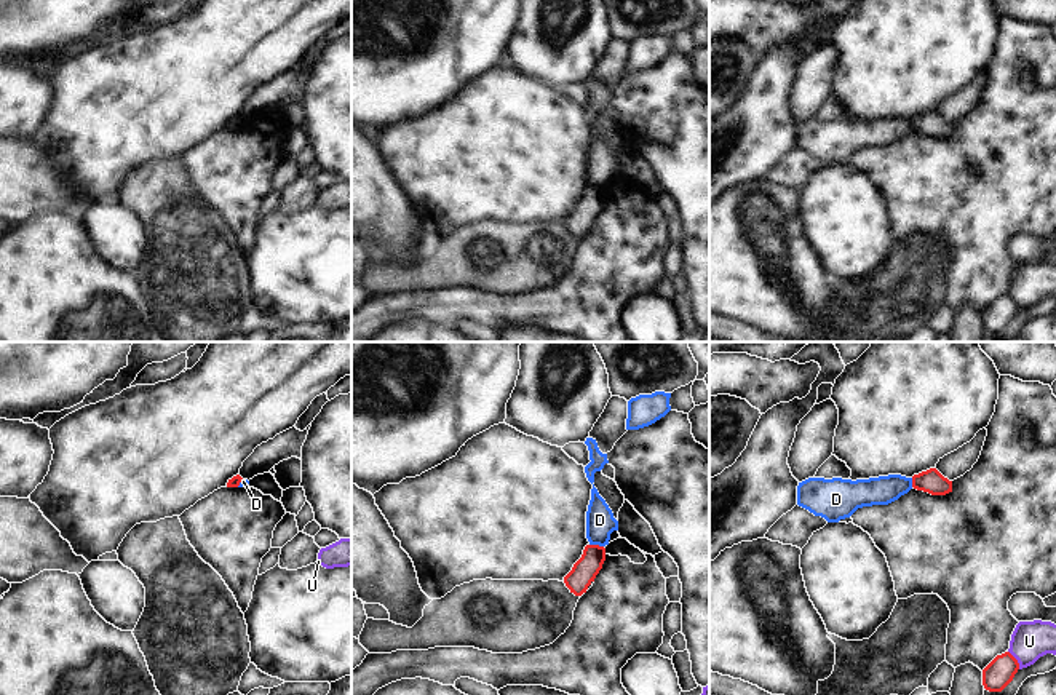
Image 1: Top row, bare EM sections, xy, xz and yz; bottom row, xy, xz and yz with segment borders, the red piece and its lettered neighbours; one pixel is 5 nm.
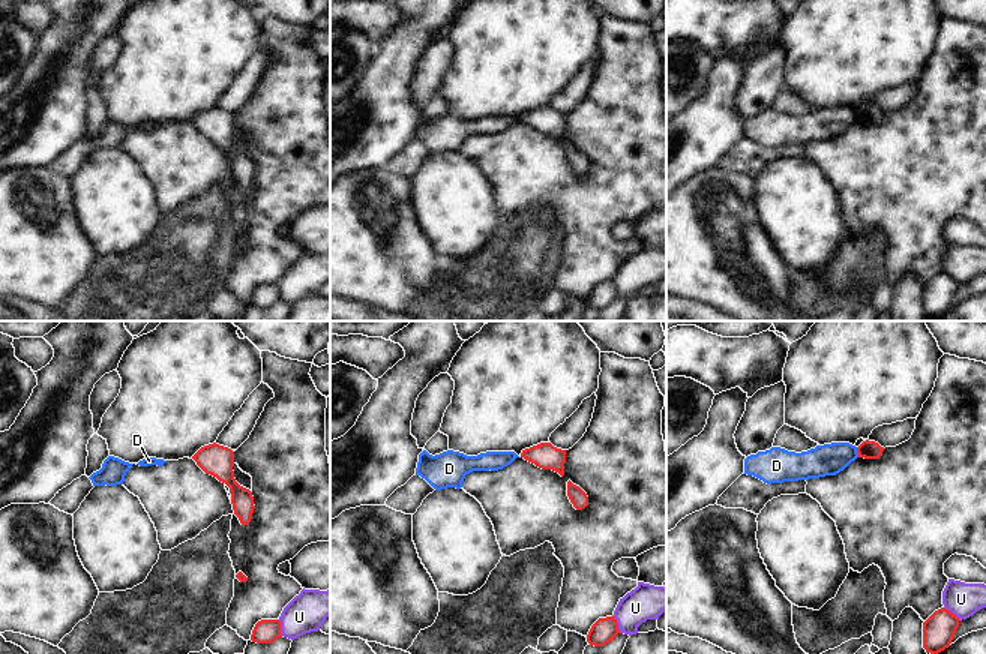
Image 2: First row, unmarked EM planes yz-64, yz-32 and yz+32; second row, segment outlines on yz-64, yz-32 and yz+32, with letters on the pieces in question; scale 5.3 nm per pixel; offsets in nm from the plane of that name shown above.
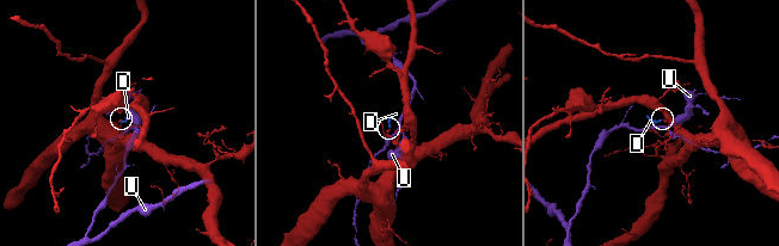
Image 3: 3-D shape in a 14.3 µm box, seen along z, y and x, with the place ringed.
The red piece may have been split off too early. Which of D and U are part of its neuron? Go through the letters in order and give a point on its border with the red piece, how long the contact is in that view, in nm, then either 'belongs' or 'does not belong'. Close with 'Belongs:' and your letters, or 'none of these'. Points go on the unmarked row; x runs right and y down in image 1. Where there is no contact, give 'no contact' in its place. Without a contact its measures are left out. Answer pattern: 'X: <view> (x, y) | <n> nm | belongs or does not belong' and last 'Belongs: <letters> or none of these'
D: xz (596, 187) | 70 nm | does not belong
U: yz (1016, 302) | 110 nm | does not belong
Belongs: none of these

